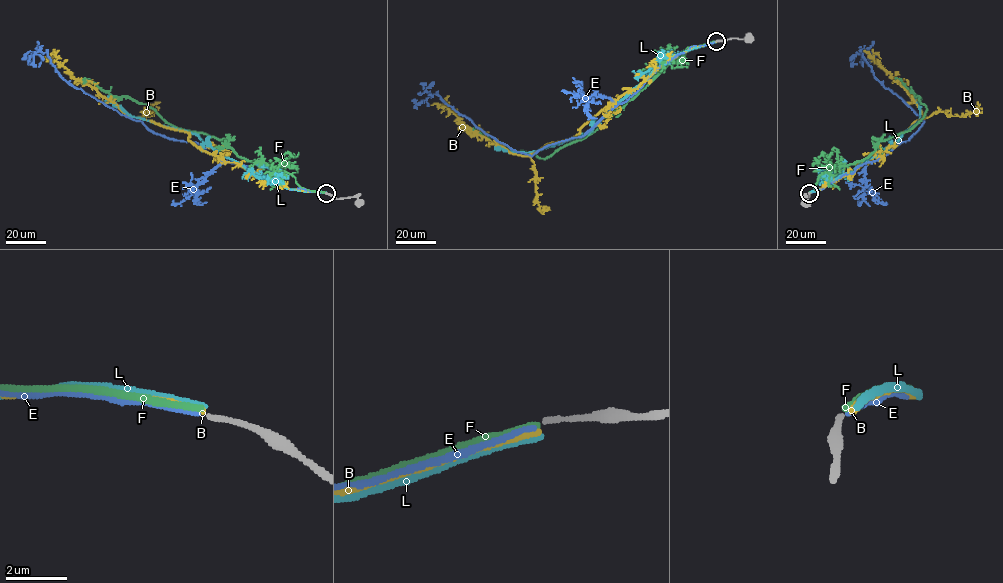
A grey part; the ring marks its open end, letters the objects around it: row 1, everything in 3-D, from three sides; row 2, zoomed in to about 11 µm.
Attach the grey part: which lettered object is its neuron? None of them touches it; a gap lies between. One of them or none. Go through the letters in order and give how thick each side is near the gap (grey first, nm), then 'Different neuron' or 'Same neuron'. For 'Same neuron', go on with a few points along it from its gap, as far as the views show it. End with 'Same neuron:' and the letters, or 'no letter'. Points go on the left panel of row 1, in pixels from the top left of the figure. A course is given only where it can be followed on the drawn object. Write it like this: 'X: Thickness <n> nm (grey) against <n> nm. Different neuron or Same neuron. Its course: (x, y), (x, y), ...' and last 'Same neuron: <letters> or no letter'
B: Thickness 160 nm (grey) against 240 nm. Different neuron
E: Thickness 160 nm (grey) against 160 nm. Different neuron
F: Thickness 160 nm (grey) against 200 nm. Different neuron
L: Thickness 160 nm (grey) against 220 nm. Different neuron
Same neuron: no letter

